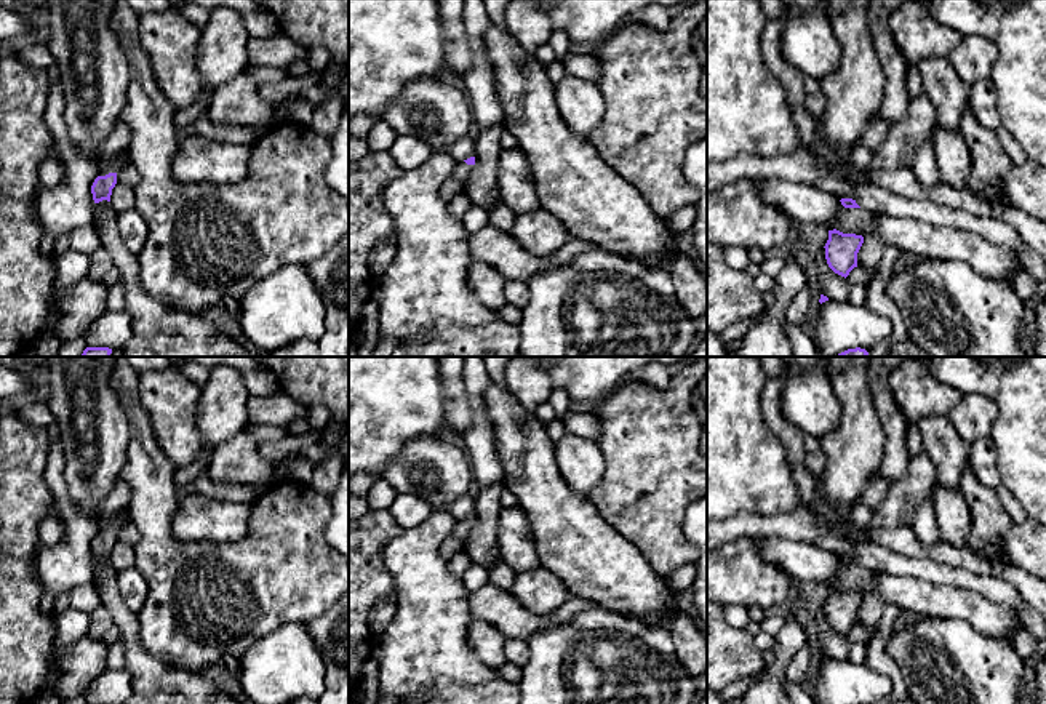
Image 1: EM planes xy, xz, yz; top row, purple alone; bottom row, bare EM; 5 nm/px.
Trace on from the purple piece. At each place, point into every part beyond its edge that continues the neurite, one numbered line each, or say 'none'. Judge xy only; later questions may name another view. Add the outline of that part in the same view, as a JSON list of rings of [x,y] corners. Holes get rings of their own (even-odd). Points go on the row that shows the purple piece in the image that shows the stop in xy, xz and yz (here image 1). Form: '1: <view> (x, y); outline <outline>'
1: xy (114, 167); outline [[[125,157],[117,158],[117,160],[112,162],[107,168],[102,168],[98,176],[106,176],[106,174],[109,174],[109,173],[118,173],[118,170],[120,170],[126,162],[130,162],[130,158],[125,158]]]

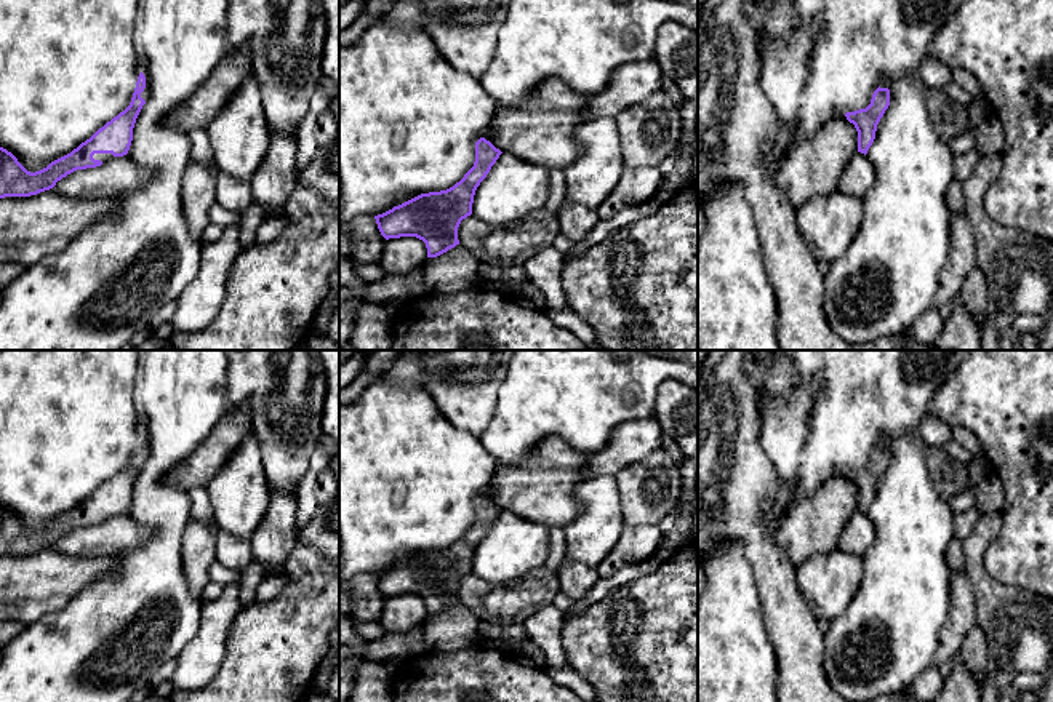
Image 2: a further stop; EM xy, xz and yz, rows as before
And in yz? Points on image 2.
none

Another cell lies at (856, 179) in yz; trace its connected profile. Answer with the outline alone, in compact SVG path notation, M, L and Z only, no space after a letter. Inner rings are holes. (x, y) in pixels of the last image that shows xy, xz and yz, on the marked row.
M856 152L845 166L837 190L845 195L863 198L874 182L875 170L871 160L864 154Z

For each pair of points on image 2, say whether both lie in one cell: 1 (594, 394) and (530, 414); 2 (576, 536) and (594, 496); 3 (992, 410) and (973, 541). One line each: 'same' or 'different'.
1: same
2: same
3: different

